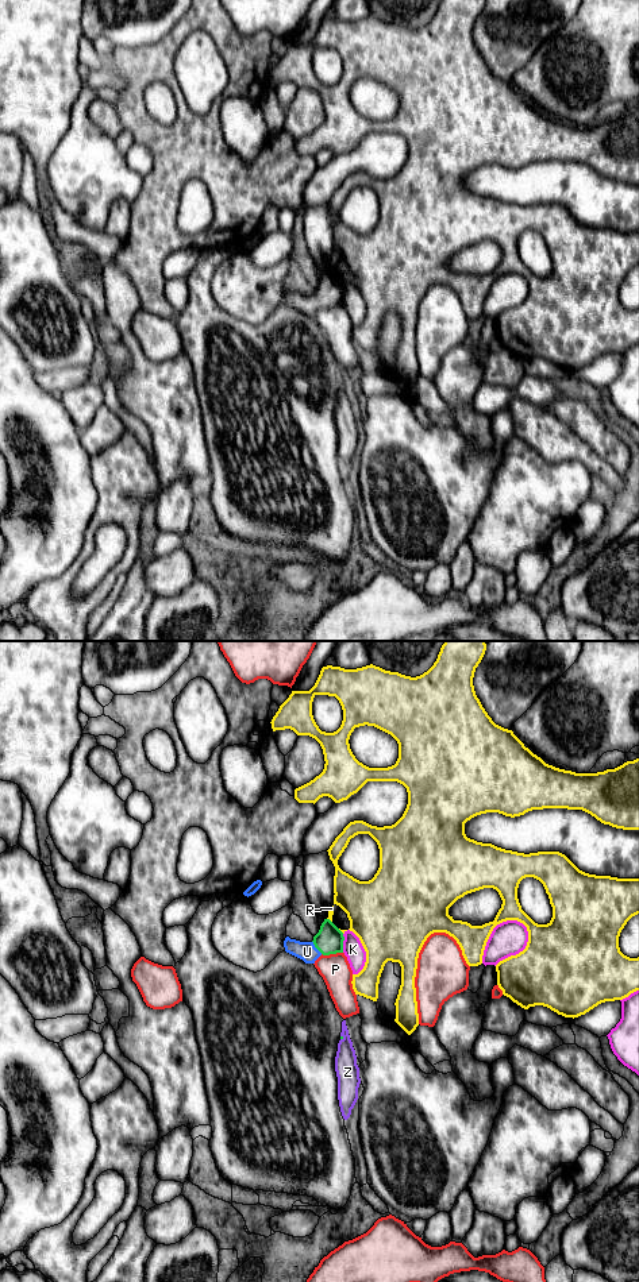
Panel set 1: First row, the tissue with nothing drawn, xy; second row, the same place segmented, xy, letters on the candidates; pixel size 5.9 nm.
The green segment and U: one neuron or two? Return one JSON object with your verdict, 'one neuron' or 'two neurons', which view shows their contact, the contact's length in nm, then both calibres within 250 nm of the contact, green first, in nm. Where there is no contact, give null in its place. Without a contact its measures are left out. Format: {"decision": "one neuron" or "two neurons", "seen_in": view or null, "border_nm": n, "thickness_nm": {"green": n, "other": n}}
{"decision": "one neuron", "seen_in": "xy", "border_nm": 100, "thickness_nm": {"green": 160, "other": 120}}

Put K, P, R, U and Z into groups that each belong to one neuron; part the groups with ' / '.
K / P / R / U Z

